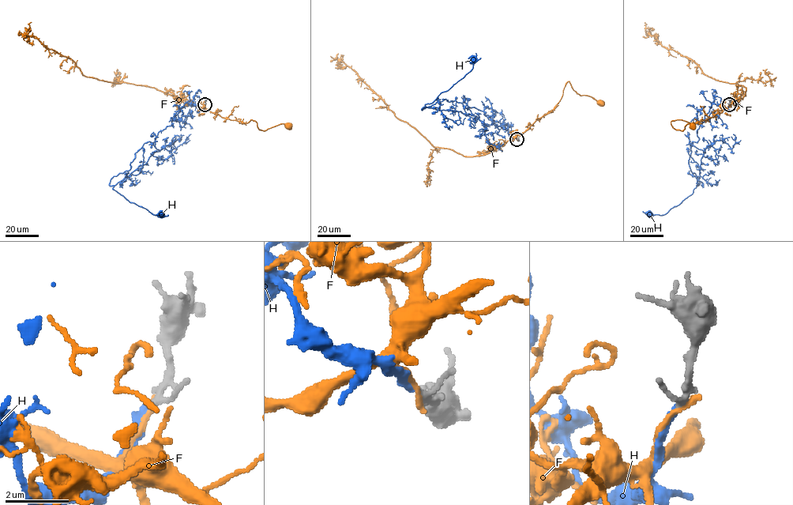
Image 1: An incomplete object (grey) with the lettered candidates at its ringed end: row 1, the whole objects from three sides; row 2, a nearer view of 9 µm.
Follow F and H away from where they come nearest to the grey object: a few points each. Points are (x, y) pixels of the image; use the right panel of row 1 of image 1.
F: (729, 105), (705, 120), (670, 122), (675, 129), (682, 130), (687, 124), (692, 126)
H: (729, 105), (712, 103), (690, 144), (689, 167), (699, 185), (664, 214), (649, 214)

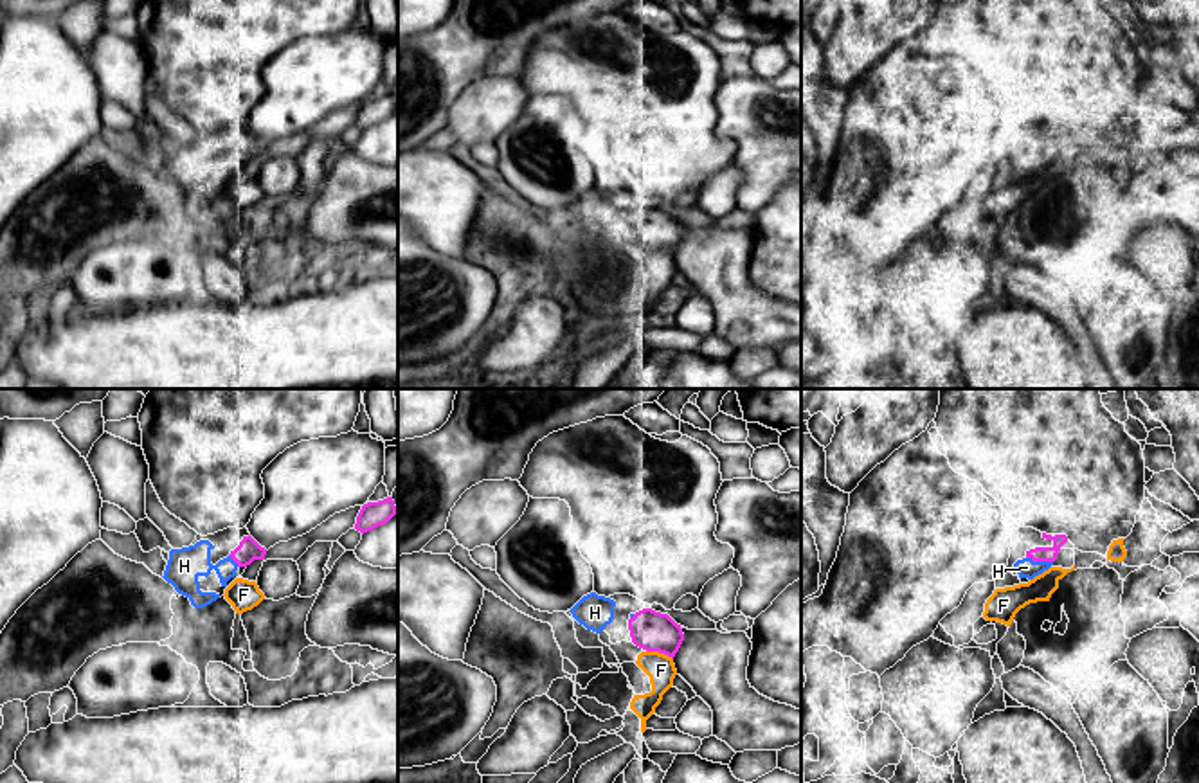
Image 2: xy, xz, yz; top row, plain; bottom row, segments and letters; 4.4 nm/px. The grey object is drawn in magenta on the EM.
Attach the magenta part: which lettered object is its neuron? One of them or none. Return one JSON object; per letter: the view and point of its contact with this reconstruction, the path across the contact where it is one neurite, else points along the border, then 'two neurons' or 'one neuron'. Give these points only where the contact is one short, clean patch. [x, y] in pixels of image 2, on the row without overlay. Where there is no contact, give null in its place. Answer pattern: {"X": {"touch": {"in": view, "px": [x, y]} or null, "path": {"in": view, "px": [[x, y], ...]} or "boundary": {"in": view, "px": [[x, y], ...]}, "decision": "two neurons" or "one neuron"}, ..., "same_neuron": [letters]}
{"F": {"touch": {"in": "xz", "px": [659, 249]}, "decision": "two neurons"}, "H": {"touch": {"in": "yz", "px": [1039, 157]}, "decision": "one neuron"}, "same_neuron": ["H"]}

